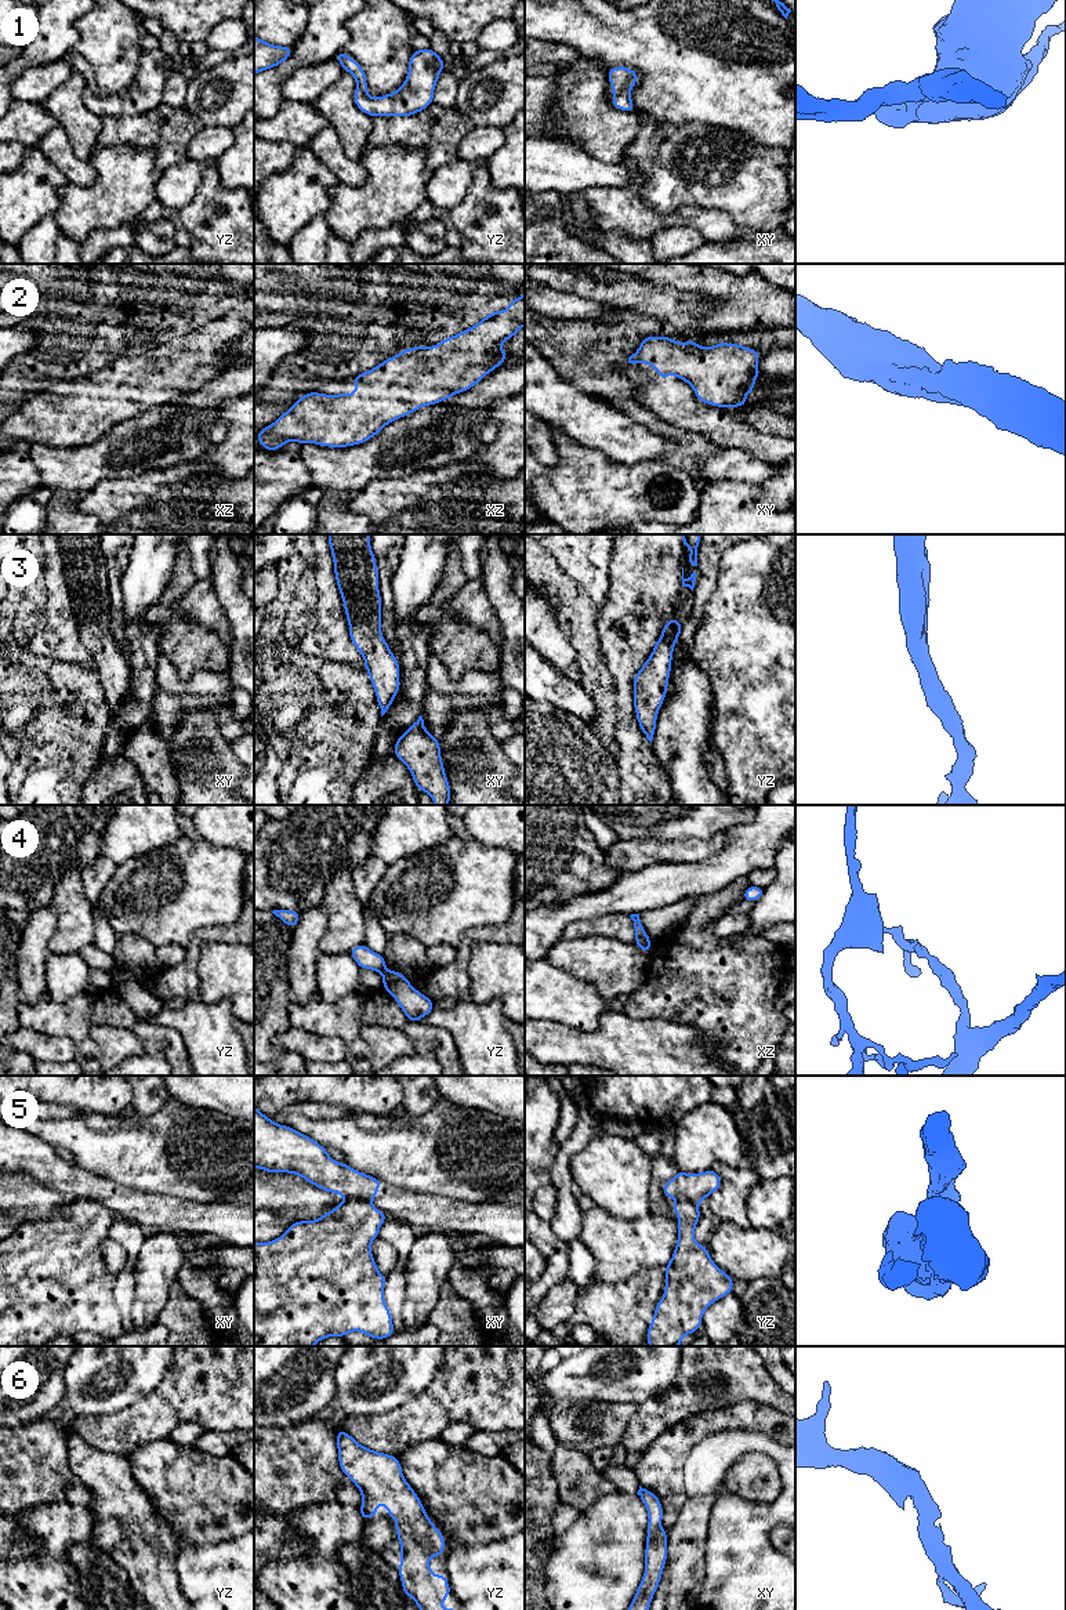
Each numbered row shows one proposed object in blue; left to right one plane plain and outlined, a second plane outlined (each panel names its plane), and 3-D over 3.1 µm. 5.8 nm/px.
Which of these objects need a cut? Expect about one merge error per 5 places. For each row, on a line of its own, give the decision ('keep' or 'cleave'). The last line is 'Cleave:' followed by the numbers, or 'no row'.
1: keep
2: keep
3: keep
4: cleave
5: cleave
6: keep
Cleave: 4, 5

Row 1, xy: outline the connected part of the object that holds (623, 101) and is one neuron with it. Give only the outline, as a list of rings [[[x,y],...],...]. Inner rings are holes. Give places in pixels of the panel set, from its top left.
[[[616,66],[608,70],[608,80],[612,83],[612,105],[624,112],[635,109],[630,91],[635,87],[638,73],[627,66]]]

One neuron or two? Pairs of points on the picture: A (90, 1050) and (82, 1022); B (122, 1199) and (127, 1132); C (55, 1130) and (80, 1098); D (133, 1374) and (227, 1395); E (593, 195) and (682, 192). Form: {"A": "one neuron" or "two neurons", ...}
{"A": "one neuron", "B": "two neurons", "C": "two neurons", "D": "two neurons", "E": "two neurons"}

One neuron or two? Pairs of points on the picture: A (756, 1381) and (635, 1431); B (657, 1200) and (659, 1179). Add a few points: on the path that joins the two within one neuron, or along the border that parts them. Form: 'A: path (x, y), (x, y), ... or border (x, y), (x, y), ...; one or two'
A: path (724, 1371), (698, 1371), (667, 1407); one
B: path (657, 1195), (657, 1185); one

